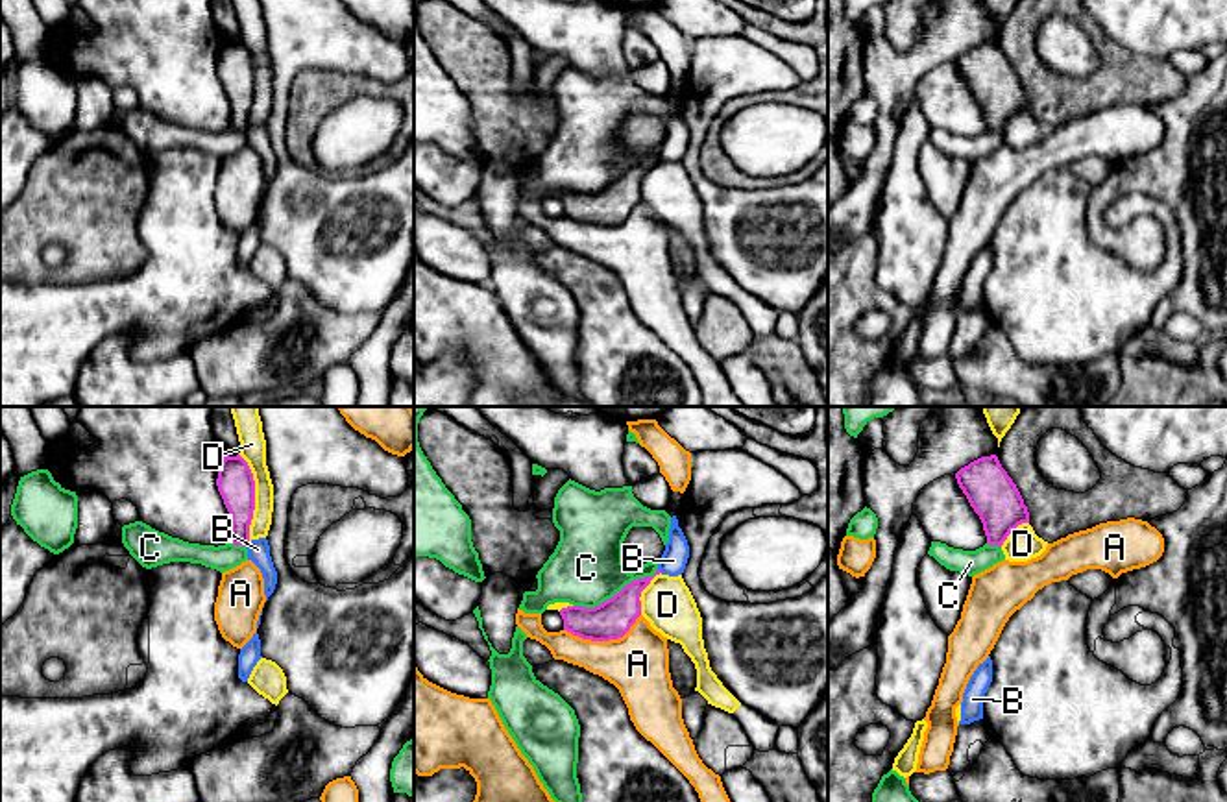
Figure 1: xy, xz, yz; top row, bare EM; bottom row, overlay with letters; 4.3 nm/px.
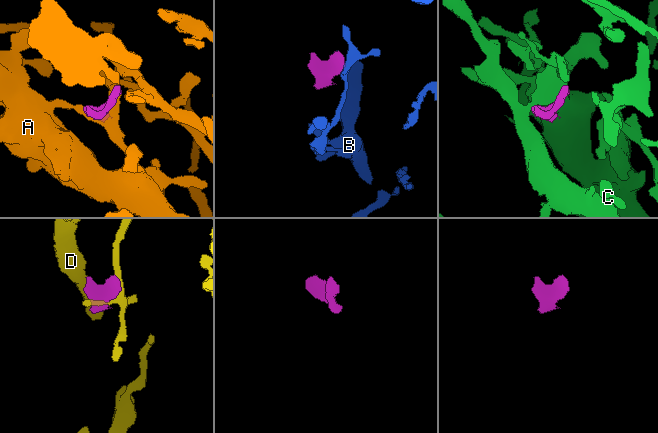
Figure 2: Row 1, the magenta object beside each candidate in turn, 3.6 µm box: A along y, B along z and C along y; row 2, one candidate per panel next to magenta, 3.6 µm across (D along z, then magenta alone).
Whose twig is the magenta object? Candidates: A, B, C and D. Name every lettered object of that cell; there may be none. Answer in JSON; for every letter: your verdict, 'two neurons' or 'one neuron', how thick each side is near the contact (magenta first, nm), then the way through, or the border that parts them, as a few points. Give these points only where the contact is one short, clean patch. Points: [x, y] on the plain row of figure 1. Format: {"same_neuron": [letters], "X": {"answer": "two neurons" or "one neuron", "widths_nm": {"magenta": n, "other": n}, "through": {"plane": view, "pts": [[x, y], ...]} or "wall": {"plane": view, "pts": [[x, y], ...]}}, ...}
{"same_neuron": [], "A": {"answer": "two neurons", "widths_nm": {"magenta": 170, "other": 280}}, "B": {"answer": "two neurons", "widths_nm": {"magenta": 160, "other": 100}, "wall": {"plane": "xy", "pts": [[248, 126], [244, 132]]}}, "C": {"answer": "two neurons", "widths_nm": {"magenta": 170, "other": 320}}, "D": {"answer": "two neurons", "widths_nm": {"magenta": 160, "other": 110}}}

